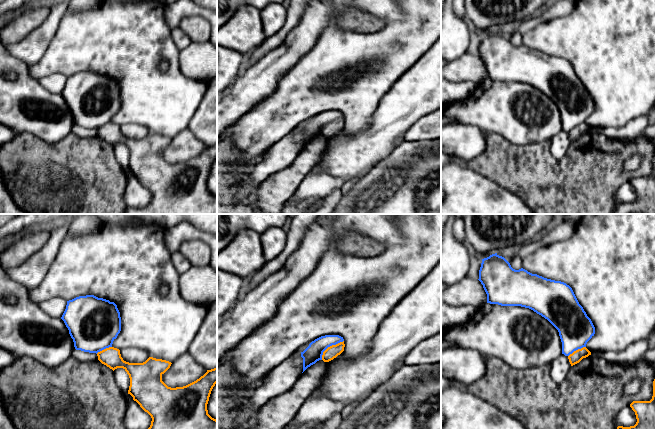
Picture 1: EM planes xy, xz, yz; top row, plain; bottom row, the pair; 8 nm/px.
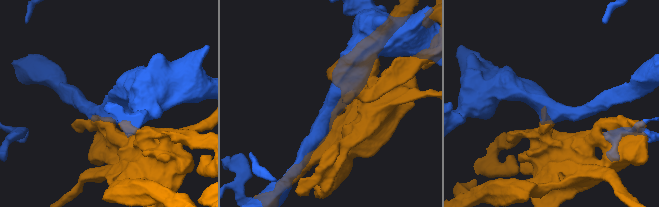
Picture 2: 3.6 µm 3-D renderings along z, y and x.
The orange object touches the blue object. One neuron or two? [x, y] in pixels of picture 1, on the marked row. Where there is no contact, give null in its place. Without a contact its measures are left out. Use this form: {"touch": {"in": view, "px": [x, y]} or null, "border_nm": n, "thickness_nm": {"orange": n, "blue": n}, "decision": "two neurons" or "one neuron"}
{"touch": {"in": "xz", "px": [330, 346]}, "border_nm": 240, "thickness_nm": {"orange": 100, "blue": 140}, "decision": "two neurons"}

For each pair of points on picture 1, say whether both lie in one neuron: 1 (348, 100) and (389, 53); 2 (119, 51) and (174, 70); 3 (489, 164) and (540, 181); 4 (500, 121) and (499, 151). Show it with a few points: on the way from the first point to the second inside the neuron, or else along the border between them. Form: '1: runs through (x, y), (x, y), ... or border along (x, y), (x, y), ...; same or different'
1: runs through (360, 88), (374, 74), (379, 72), (381, 65); same
2: runs through (133, 62), (146, 75), (160, 75); same
3: runs through (502, 164), (517, 166), (520, 169), (527, 170); same
4: border along (488, 132), (494, 132), (513, 143), (521, 145); different

